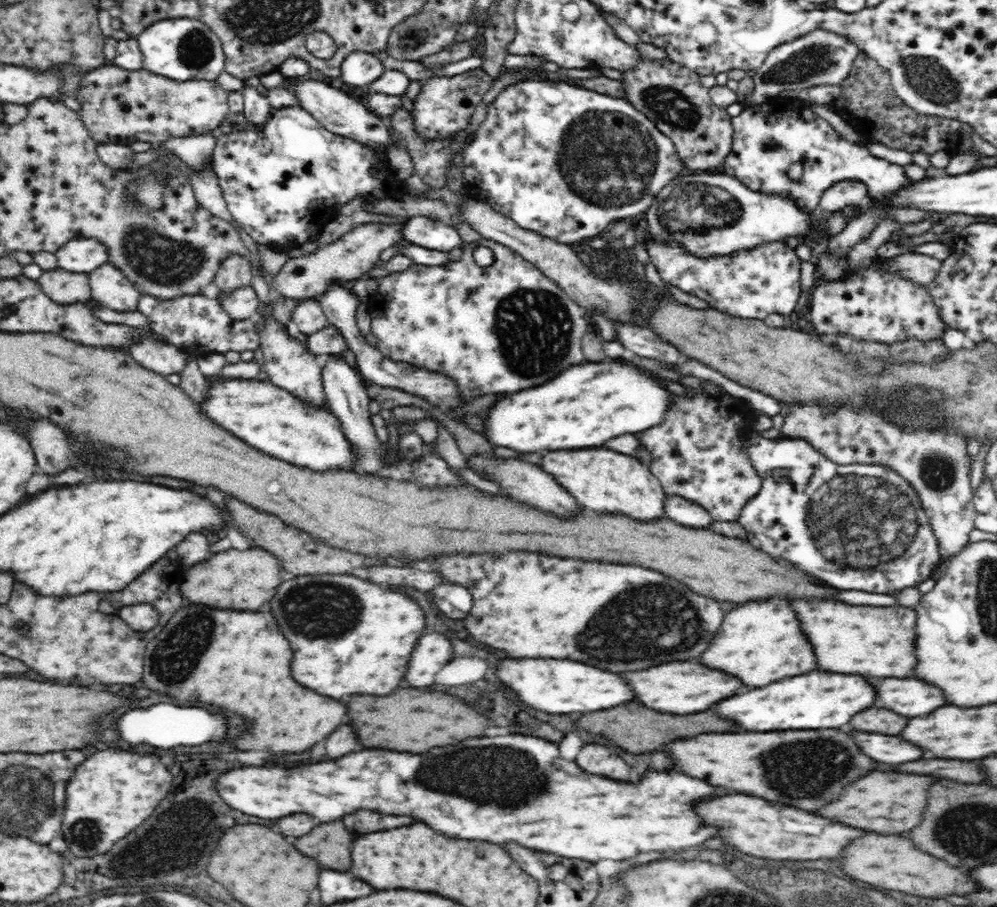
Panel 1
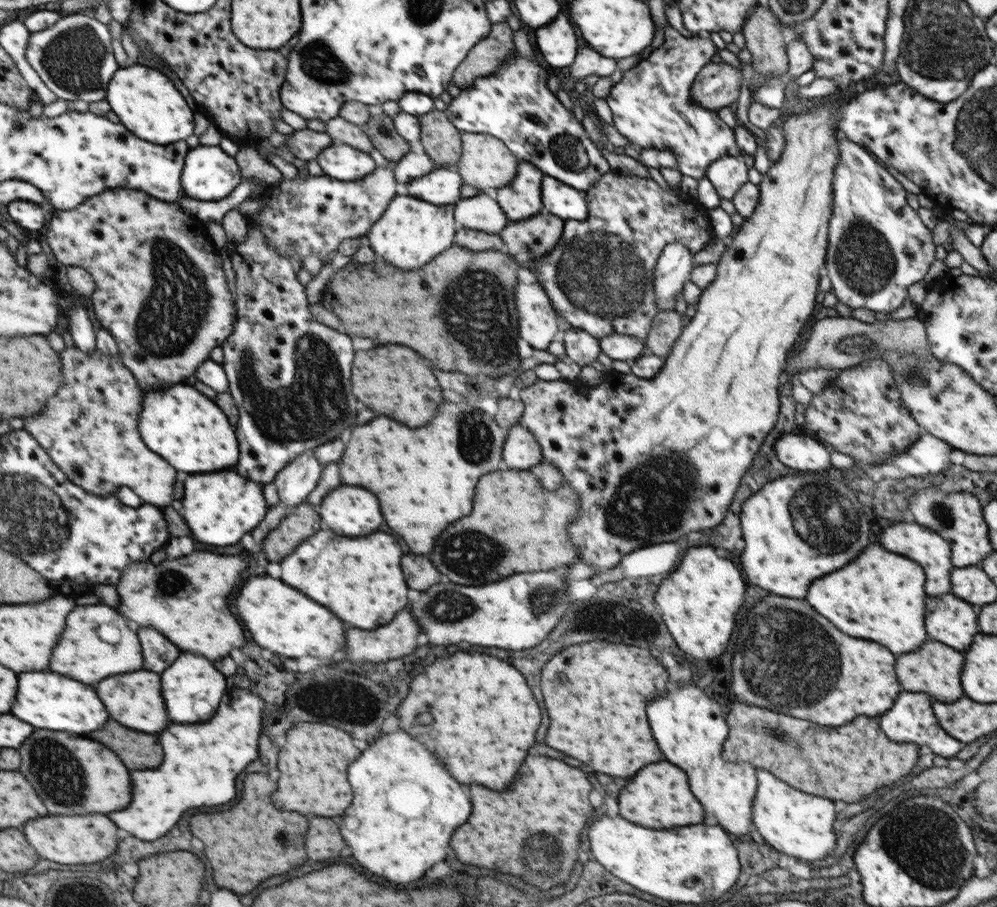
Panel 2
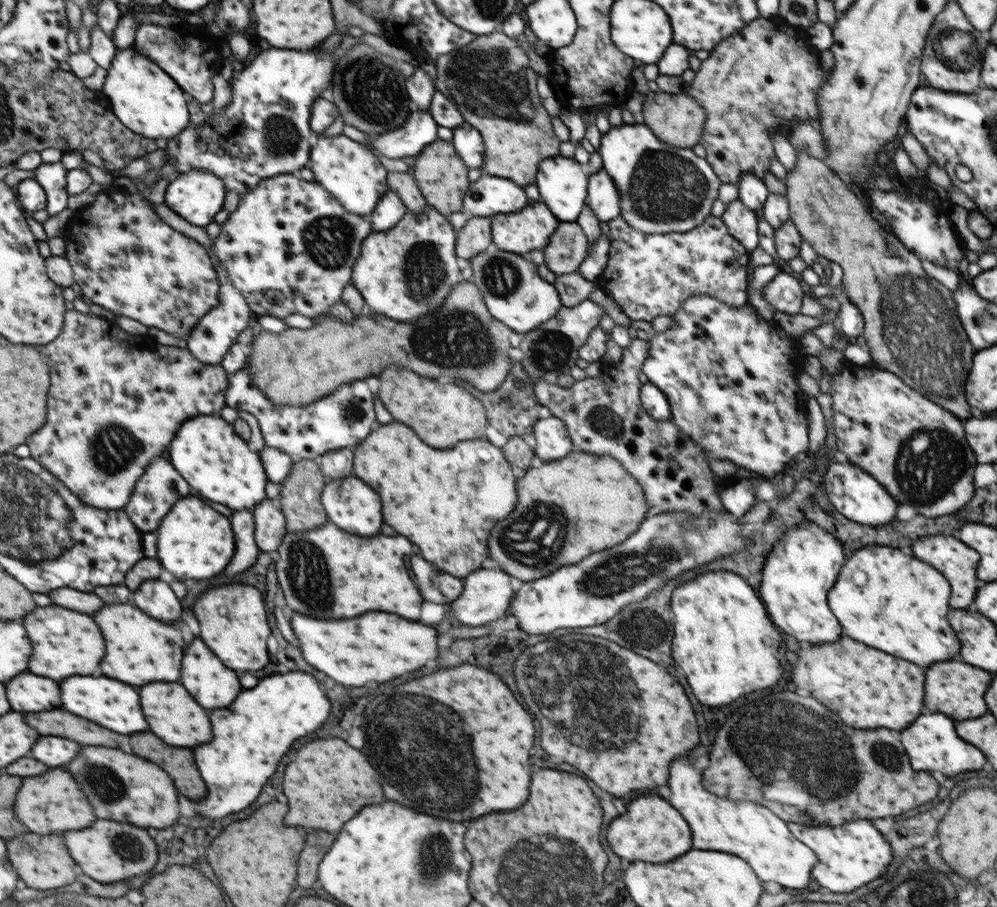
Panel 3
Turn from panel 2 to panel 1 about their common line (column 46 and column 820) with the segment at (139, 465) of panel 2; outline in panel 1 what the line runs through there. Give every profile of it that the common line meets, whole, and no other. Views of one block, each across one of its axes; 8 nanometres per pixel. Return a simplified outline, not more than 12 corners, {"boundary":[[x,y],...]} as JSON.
{"boundary":[[790,404],[781,437],[888,465],[919,493],[950,562],[978,512],[964,440],[872,412]]}

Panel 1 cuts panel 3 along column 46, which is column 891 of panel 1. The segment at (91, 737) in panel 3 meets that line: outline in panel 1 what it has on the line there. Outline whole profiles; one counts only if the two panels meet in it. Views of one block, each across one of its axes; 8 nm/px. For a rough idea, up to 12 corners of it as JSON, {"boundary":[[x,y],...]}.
{"boundary":[[868,708],[850,726],[862,732],[896,734],[904,716]]}

